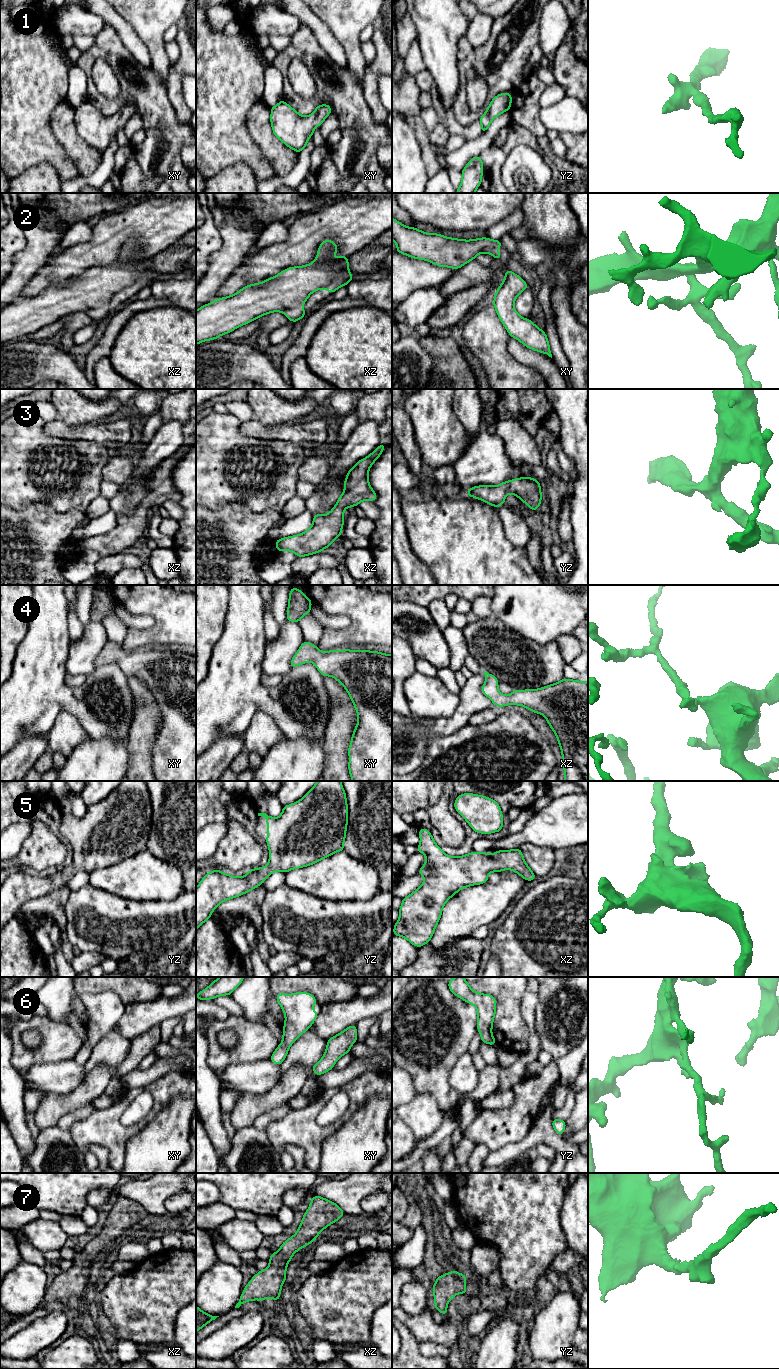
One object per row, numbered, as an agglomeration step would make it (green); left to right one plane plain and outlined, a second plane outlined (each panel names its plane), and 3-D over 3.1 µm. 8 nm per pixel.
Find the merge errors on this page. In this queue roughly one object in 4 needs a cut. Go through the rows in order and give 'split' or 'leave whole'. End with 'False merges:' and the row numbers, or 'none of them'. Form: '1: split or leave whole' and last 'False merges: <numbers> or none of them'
1: leave whole
2: leave whole
3: leave whole
4: leave whole
5: leave whole
6: leave whole
7: leave whole
False merges: none of them

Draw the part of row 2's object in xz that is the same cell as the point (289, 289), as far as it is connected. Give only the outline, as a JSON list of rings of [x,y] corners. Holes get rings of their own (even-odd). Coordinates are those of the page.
[[[326,239],[320,244],[316,259],[312,263],[289,267],[263,282],[247,285],[231,296],[203,305],[196,310],[196,345],[204,341],[215,340],[268,313],[283,312],[293,323],[304,318],[306,311],[301,306],[314,291],[326,289],[333,294],[353,280],[354,276],[350,274],[348,268],[349,257],[340,256],[329,259],[337,252],[338,246]]]

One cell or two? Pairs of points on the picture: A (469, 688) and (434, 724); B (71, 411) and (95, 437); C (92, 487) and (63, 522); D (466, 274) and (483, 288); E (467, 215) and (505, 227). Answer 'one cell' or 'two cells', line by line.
A: one cell
B: two cells
C: two cells
D: two cells
E: two cells

